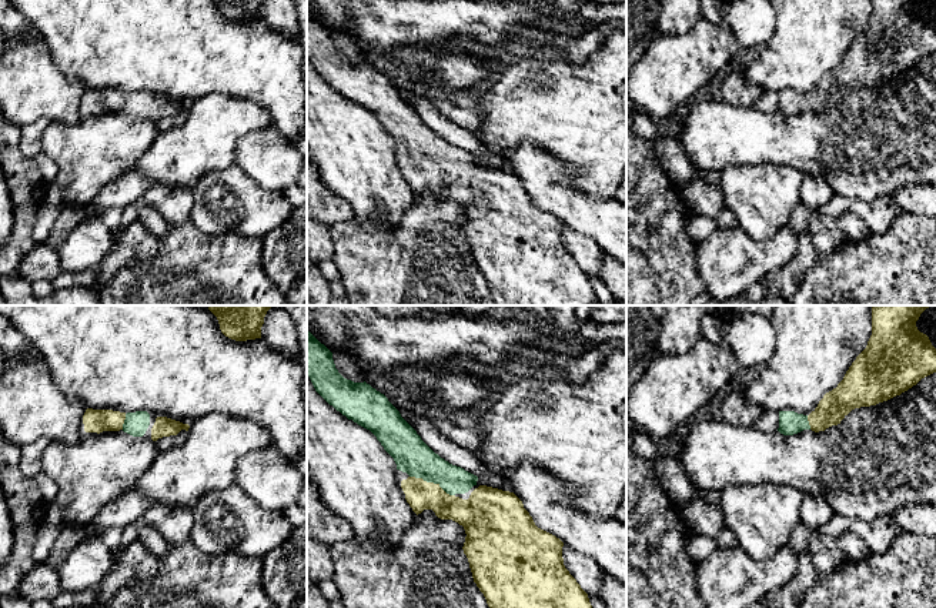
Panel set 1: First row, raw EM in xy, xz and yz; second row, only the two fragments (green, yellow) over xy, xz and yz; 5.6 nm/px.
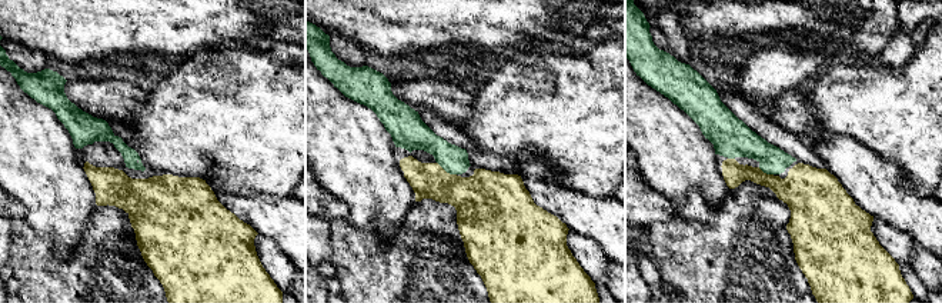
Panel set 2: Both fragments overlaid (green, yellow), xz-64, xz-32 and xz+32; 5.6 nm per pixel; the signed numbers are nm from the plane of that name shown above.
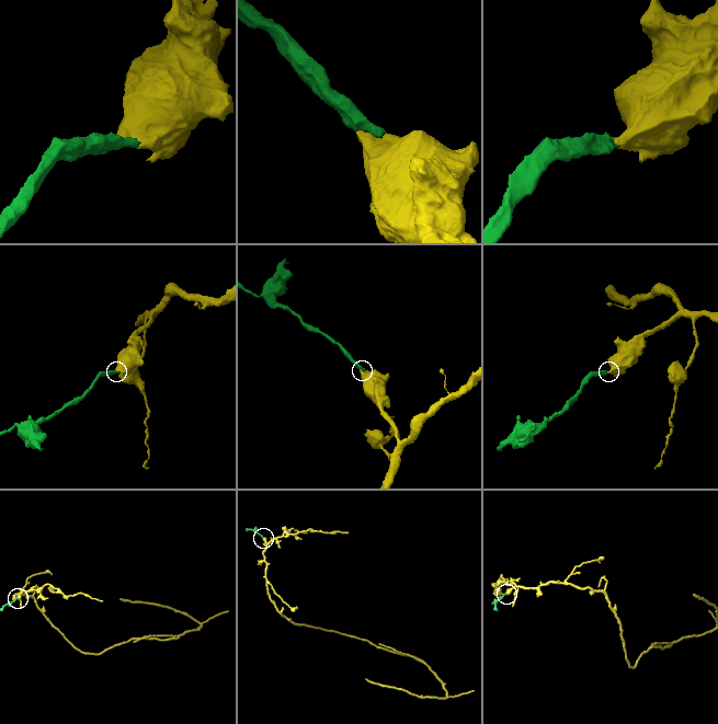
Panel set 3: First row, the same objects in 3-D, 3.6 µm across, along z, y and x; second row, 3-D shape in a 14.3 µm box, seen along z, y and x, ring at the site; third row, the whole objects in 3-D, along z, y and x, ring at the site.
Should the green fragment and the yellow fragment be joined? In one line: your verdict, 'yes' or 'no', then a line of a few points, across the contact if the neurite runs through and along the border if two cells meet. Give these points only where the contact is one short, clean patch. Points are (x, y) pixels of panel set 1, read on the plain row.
yes; line xz (411, 134), (427, 150), (433, 161), (420, 174)

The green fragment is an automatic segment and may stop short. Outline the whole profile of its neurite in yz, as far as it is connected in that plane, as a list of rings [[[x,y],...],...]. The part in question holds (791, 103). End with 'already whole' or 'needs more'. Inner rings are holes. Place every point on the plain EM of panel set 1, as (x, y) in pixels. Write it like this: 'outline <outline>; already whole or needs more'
outline [[[872,0],[872,16],[866,29],[852,43],[838,67],[826,73],[809,96],[779,91],[778,111],[783,116],[793,116],[803,110],[825,111],[840,104],[852,90],[887,81],[936,53],[936,29],[929,17],[917,10],[916,1]]]; needs more

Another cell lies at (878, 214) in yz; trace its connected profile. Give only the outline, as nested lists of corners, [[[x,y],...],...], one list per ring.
[[[833,196],[819,211],[833,218],[850,211],[868,226],[869,234],[885,234],[902,210],[893,196],[882,196],[870,201]]]

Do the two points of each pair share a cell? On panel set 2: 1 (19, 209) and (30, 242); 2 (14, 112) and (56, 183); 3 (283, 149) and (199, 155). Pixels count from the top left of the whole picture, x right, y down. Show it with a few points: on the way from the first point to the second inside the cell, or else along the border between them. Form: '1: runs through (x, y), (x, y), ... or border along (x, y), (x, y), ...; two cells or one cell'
1: border along (14, 219), (22, 220); two cells
2: runs through (14, 129), (14, 139), (39, 166); one cell
3: runs through (261, 149), (220, 149); one cell

